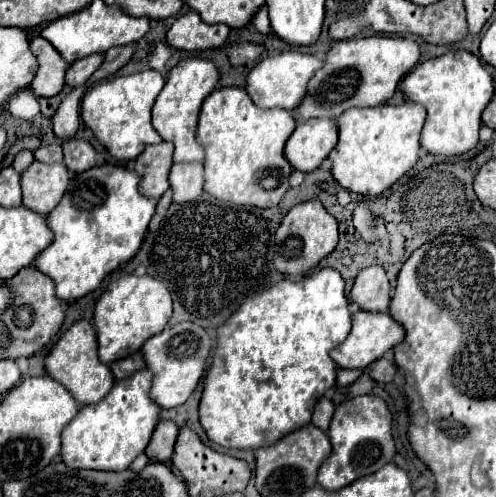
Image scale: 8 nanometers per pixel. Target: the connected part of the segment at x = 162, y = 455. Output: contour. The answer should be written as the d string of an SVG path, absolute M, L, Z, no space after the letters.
M160 421L146 447L148 459L160 461L160 463L170 463L172 455L174 455L174 443L176 443L178 431L180 431L180 427L174 421Z

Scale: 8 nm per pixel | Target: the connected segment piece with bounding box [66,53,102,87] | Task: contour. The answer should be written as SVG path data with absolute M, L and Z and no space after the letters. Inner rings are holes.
M90 55L86 59L80 59L76 63L72 63L66 71L66 85L68 87L80 87L102 63L102 55Z

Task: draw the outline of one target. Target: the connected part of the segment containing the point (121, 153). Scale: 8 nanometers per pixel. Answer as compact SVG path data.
M154 69L100 81L82 99L82 121L88 129L92 129L96 139L110 151L112 157L124 161L136 159L144 147L162 143L162 137L150 123L150 111L164 85L166 79Z

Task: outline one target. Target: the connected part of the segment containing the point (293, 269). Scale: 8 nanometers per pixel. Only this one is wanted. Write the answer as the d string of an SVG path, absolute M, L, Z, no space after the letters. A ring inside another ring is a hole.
M318 199L294 205L276 231L276 247L278 255L274 255L274 265L284 275L308 275L312 267L316 267L326 255L334 251L338 245L338 223L324 209Z

